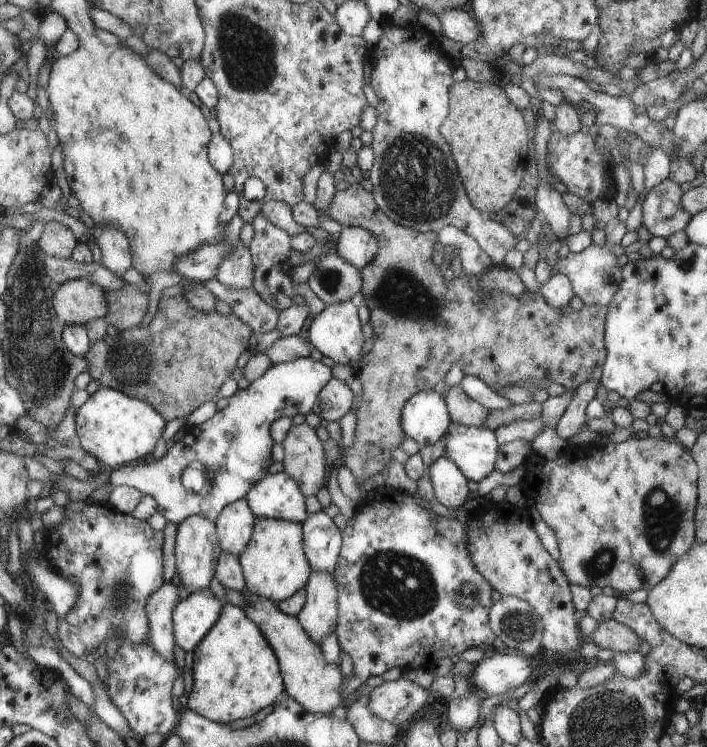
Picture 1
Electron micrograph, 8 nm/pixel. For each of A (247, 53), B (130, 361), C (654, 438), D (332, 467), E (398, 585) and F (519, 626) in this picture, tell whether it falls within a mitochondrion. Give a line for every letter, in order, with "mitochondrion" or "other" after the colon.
A: mitochondrion
B: mitochondrion
C: other
D: other
E: mitochondrion
F: mitochondrion

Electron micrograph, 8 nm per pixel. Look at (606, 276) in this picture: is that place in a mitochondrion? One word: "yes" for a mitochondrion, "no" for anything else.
yes

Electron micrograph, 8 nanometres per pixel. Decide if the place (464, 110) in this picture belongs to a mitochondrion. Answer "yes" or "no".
no

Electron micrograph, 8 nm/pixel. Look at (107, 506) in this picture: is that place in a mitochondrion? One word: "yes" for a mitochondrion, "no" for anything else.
no

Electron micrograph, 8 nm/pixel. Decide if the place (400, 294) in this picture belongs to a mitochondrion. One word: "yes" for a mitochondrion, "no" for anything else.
yes

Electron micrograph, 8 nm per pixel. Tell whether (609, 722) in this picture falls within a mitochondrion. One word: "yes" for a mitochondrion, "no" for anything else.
yes

